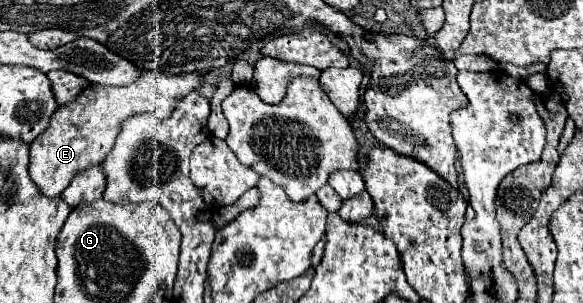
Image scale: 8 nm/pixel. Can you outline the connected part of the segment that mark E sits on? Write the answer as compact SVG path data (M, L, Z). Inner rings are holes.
M144 71L138 81L126 87L104 87L104 85L86 87L80 93L80 97L76 97L76 101L58 107L56 113L50 117L48 129L30 143L32 181L38 185L42 195L60 197L60 193L70 185L70 181L78 173L94 165L100 165L100 161L108 155L108 149L112 149L124 119L144 111L152 113L156 109L160 109L162 117L170 117L176 101L200 89L200 85L204 83L204 75L206 71L180 73L180 75Z

